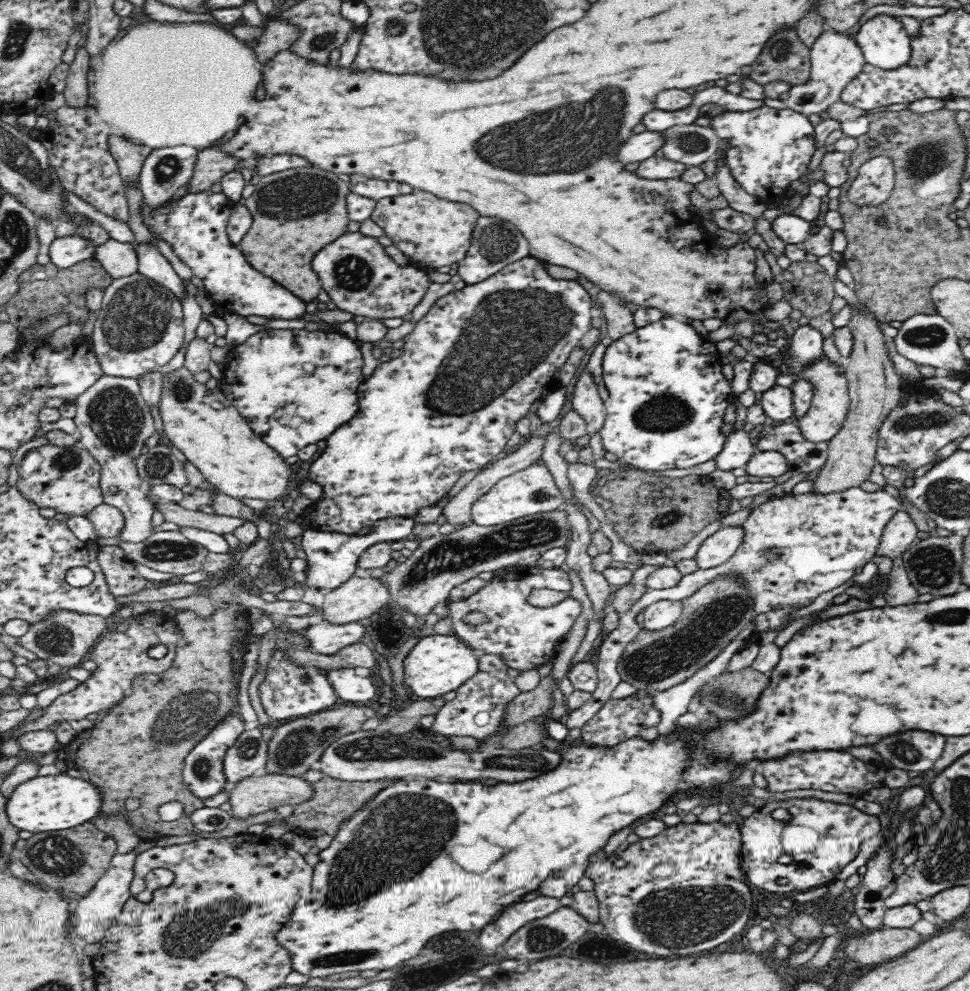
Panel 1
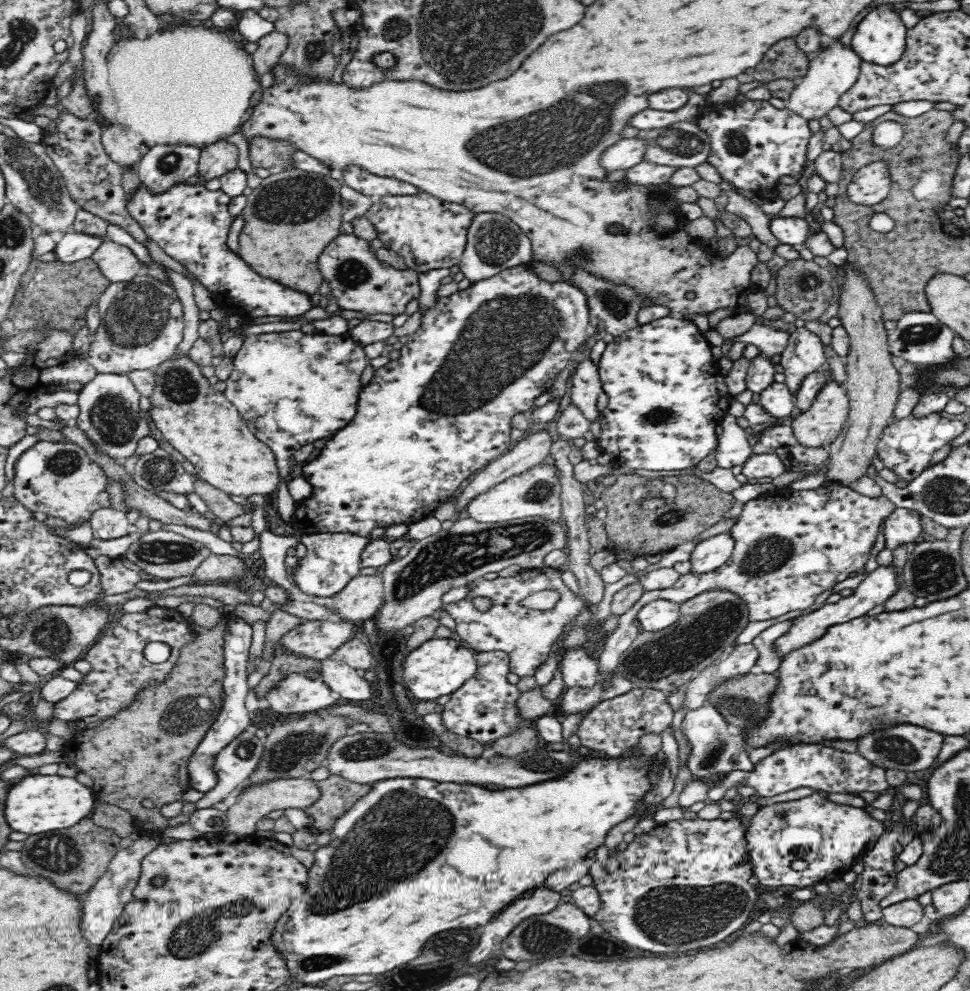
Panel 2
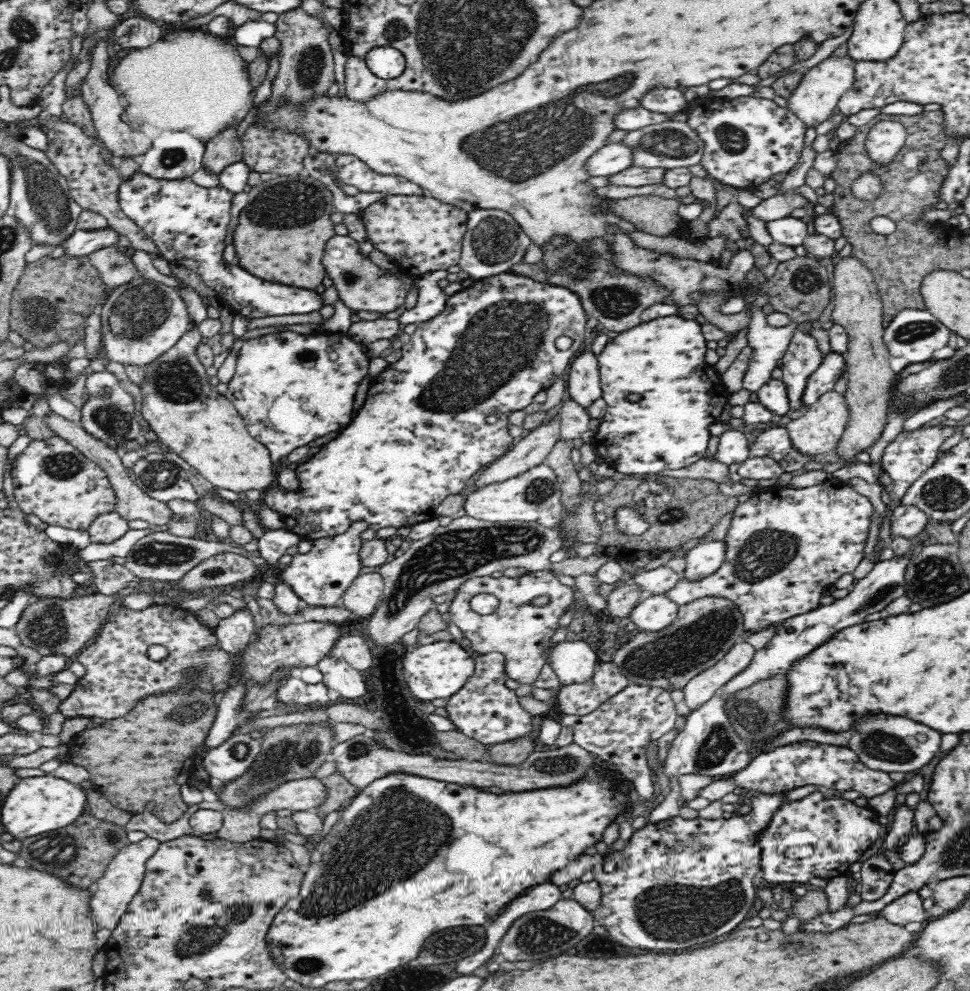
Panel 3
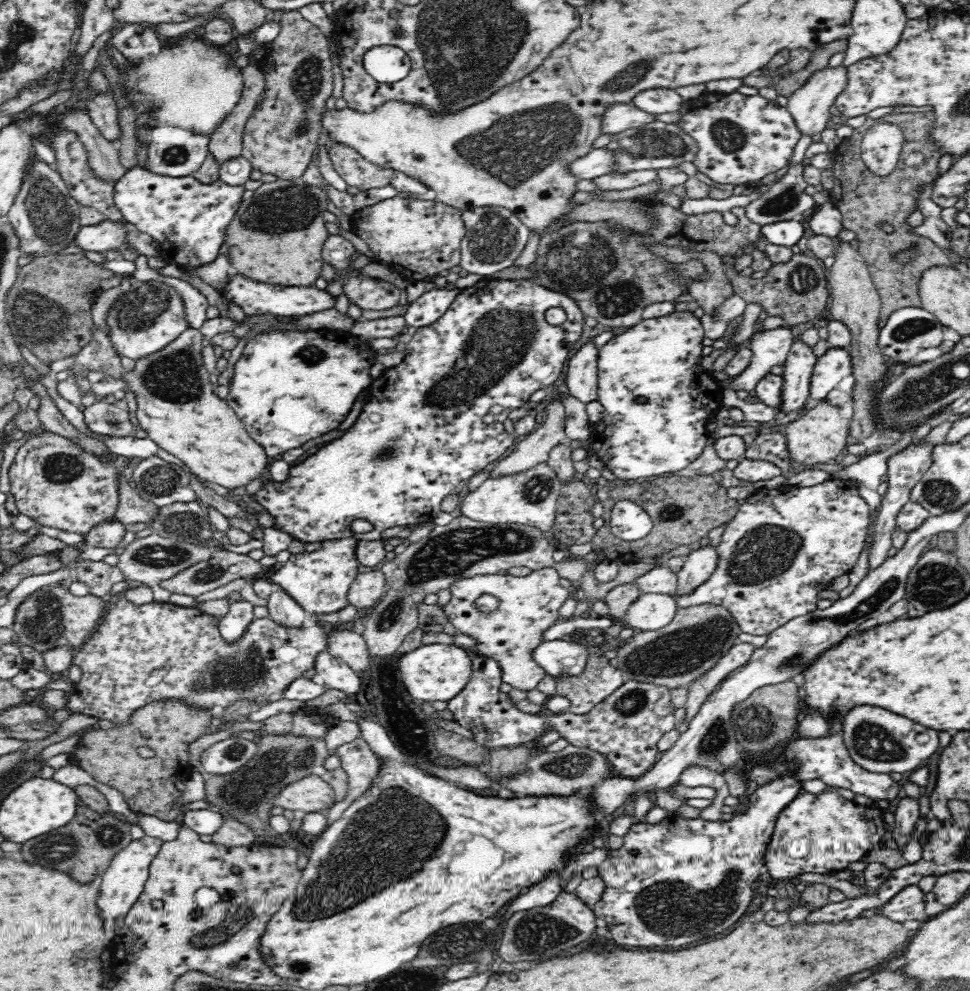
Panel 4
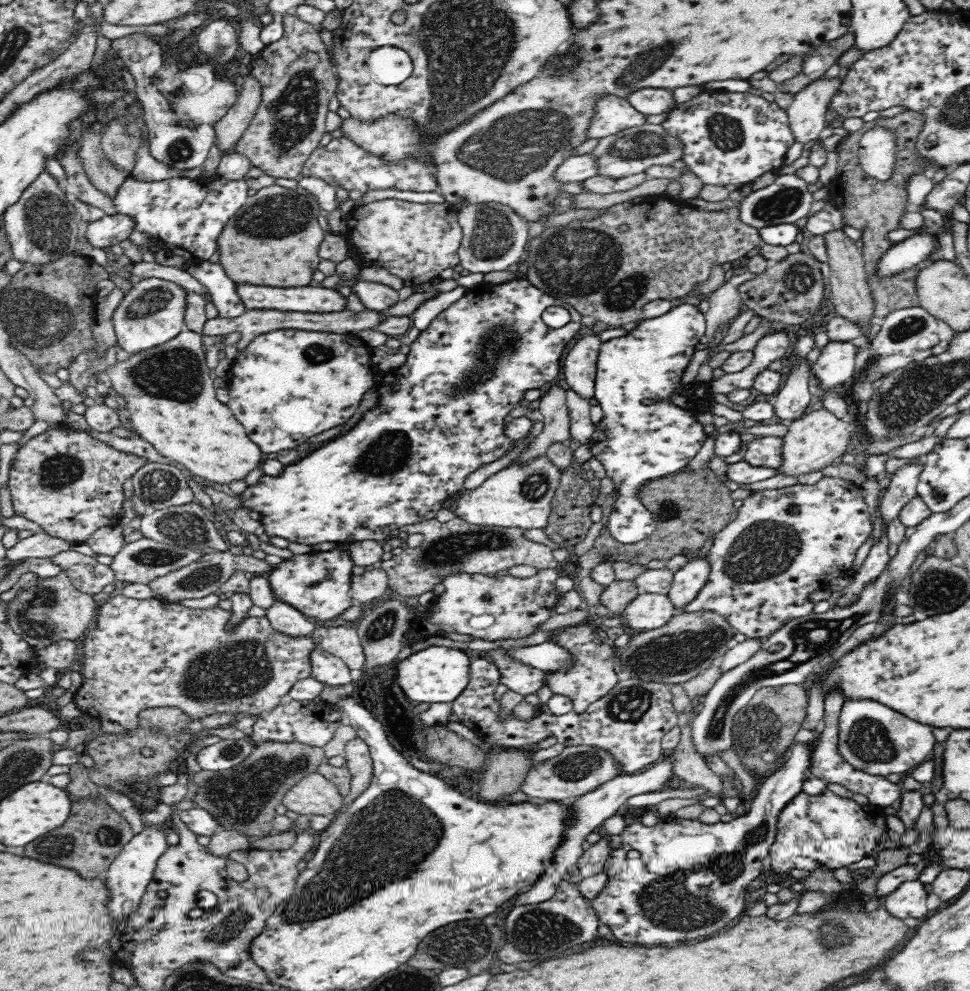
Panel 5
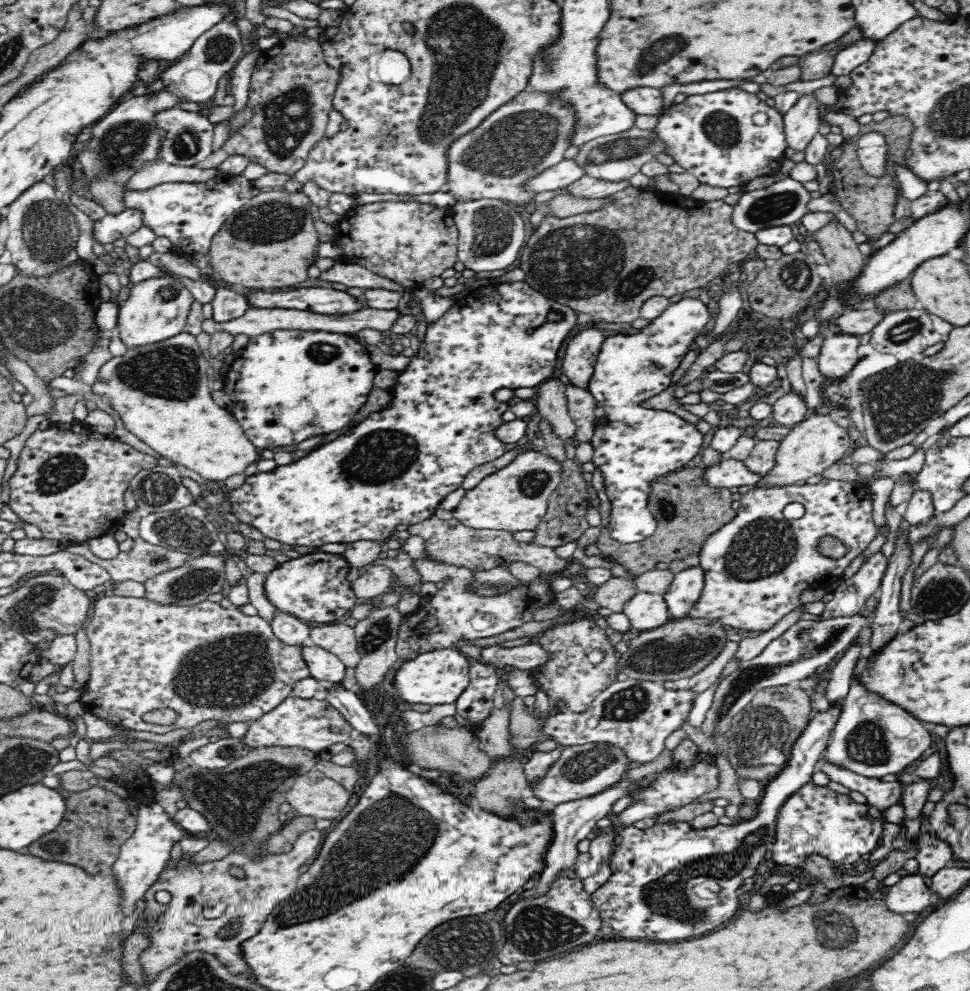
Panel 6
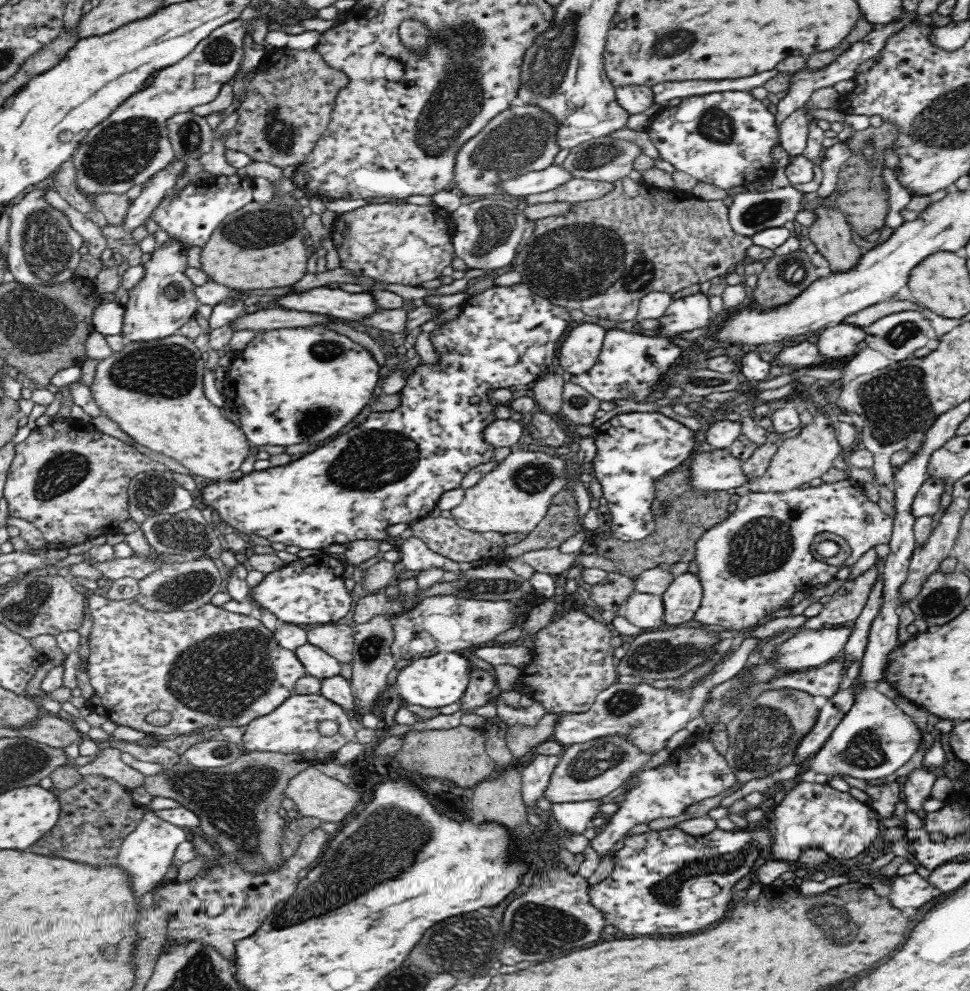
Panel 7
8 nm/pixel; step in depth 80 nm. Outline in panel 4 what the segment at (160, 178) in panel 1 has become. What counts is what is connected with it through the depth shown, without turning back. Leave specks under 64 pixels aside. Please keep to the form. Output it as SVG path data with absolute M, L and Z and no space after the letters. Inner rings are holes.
M152 125L147 169L164 176L192 175L208 156L209 142L210 134Z

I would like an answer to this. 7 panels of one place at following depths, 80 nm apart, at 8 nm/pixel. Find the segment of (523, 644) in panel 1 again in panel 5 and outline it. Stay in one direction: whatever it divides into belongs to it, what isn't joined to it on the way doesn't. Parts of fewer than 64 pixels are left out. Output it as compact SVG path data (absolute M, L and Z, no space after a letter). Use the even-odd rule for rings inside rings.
M556 569L540 570L528 578L512 575L490 577L470 573L452 573L438 576L438 582L447 584L447 592L436 596L428 609L415 615L404 634L402 647L410 647L413 642L429 636L448 637L452 632L468 634L484 640L508 640L524 638L535 632L536 626L546 622L555 614L555 606L561 594L554 582L561 576ZM504 649L501 655L490 658L499 668L501 683L523 697L536 693L544 685L544 671L516 661L508 657L506 652Z

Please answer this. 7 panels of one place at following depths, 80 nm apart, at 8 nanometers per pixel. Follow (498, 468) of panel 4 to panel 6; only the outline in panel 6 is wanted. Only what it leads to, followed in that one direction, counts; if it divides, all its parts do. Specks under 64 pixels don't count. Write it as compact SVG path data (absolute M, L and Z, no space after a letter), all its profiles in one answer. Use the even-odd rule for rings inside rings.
M560 378L544 380L535 389L536 404L540 417L548 419L554 433L565 440L574 439L578 427L568 413L565 385Z

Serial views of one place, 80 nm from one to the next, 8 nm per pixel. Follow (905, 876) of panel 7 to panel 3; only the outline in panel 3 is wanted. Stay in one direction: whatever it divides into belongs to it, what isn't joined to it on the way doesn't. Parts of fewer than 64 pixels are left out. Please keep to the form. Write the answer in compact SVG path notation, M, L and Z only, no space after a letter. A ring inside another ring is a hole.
M916 890L900 896L882 909L879 914L886 920L899 925L905 925L908 922L925 923L929 920L923 908L923 899Z

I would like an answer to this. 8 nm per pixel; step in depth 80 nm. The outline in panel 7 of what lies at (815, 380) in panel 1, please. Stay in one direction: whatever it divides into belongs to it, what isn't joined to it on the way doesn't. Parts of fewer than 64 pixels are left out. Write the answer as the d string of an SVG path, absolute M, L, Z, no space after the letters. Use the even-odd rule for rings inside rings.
M819 412L814 422L793 438L784 439L771 458L769 467L762 477L748 480L750 491L760 493L783 493L800 488L802 484L820 478L832 468L832 460L840 454L840 444L836 440L833 424L835 419Z

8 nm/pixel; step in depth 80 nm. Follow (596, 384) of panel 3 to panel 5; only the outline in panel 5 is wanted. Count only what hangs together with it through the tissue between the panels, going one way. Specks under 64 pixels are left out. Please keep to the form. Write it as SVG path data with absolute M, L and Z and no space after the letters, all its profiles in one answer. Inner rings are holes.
M596 334L580 338L564 360L564 378L569 388L584 398L593 398L597 359L602 339Z

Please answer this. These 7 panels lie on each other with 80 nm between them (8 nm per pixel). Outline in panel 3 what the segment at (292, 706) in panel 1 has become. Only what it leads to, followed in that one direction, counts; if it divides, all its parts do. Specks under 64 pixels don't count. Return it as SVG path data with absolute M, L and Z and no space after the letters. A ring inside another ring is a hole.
M291 675L282 681L278 686L278 700L292 706L292 704L304 704L308 707L309 704L322 704L330 702L328 696L328 687L323 683L308 684L299 675Z

